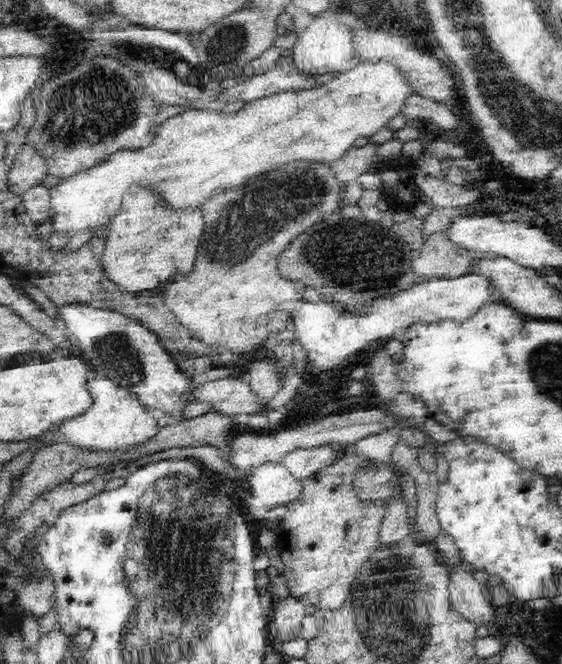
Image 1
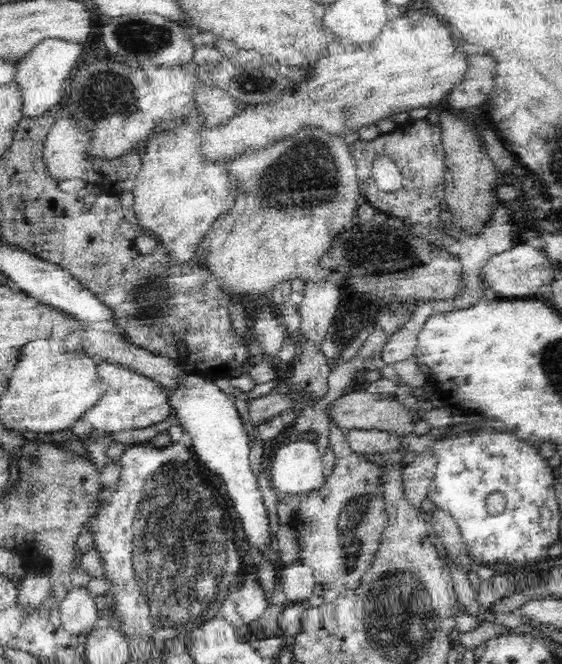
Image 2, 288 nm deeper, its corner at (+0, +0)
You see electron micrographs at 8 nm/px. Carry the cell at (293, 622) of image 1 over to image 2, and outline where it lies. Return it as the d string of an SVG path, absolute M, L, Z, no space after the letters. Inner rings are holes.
M300 560L280 568L280 586L286 596L286 604L302 604L314 596L314 576L308 566L302 566Z

